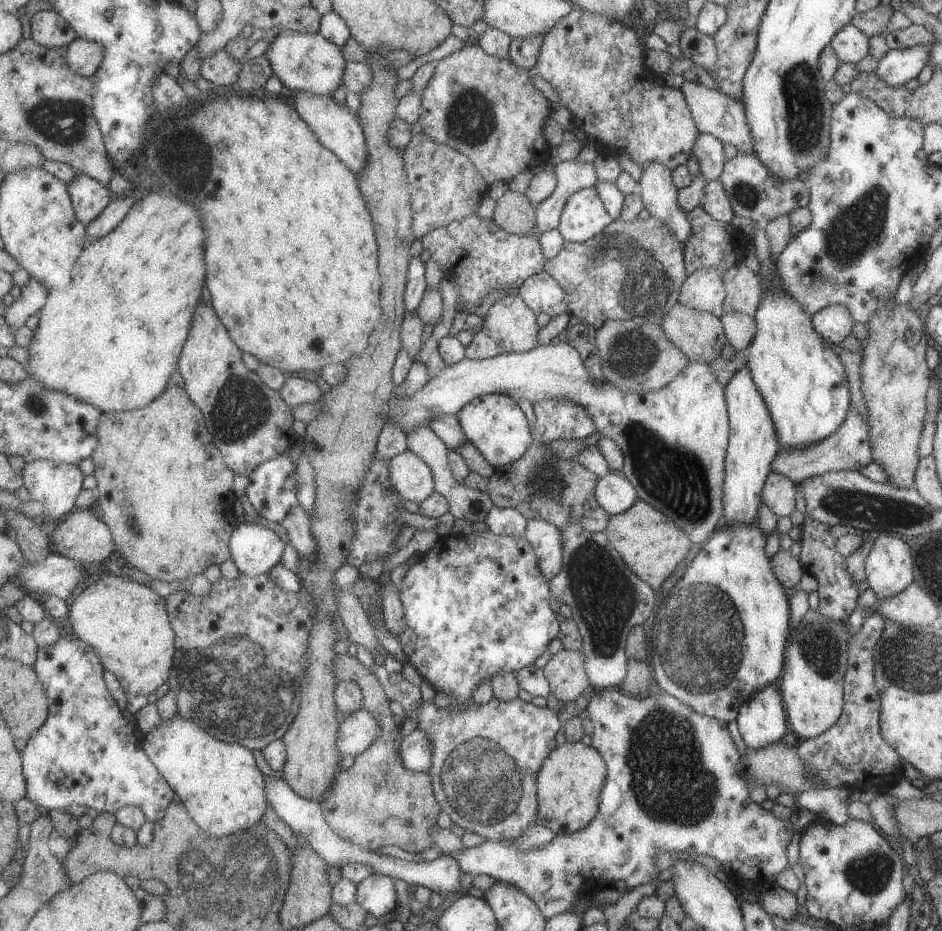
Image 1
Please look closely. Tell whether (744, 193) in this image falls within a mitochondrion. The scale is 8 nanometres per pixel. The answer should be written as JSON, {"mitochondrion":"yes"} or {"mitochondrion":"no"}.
{"mitochondrion":"yes"}

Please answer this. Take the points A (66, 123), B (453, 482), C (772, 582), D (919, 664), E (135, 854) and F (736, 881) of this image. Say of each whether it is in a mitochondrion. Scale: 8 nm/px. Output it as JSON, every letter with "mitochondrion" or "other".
{"A":"mitochondrion","B":"other","C":"other","D":"mitochondrion","E":"other","F":"other"}

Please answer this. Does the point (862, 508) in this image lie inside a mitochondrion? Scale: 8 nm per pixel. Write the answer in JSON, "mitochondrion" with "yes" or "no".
{"mitochondrion":"yes"}

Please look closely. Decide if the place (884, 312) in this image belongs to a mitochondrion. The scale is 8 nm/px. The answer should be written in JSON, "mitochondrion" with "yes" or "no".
{"mitochondrion":"no"}

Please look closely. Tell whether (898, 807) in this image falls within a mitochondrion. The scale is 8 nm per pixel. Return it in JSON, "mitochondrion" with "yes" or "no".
{"mitochondrion":"no"}

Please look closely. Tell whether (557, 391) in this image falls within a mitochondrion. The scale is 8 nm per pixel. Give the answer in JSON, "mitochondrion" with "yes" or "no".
{"mitochondrion":"no"}

